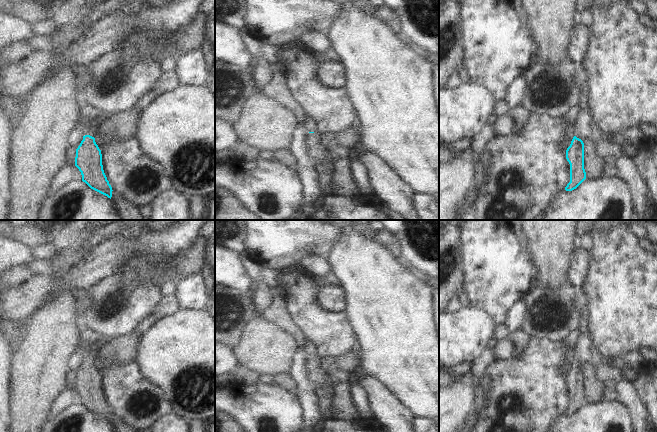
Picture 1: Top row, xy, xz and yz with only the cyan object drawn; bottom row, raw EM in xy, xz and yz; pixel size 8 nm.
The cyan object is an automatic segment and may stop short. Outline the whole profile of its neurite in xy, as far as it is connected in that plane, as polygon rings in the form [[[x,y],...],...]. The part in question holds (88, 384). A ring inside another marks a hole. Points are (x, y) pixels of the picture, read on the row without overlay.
[[[79,347],[78,354],[83,359],[83,364],[76,373],[75,390],[82,399],[82,405],[91,413],[111,423],[112,411],[103,394],[102,378],[95,366],[98,356],[91,347]]]

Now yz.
[[[584,287],[578,290],[576,305],[582,315],[580,321],[582,335],[578,339],[574,349],[575,360],[566,374],[566,383],[570,388],[570,406],[565,411],[566,415],[576,413],[586,403],[583,366],[587,365],[589,368],[596,368],[603,361],[600,351],[590,337],[588,324],[589,313],[587,311],[589,300]]]

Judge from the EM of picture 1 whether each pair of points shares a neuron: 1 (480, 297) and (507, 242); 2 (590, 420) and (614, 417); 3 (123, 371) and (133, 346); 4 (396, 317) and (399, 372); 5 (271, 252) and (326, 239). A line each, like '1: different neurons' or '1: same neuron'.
1: same neuron
2: same neuron
3: different neurons
4: same neuron
5: same neuron

